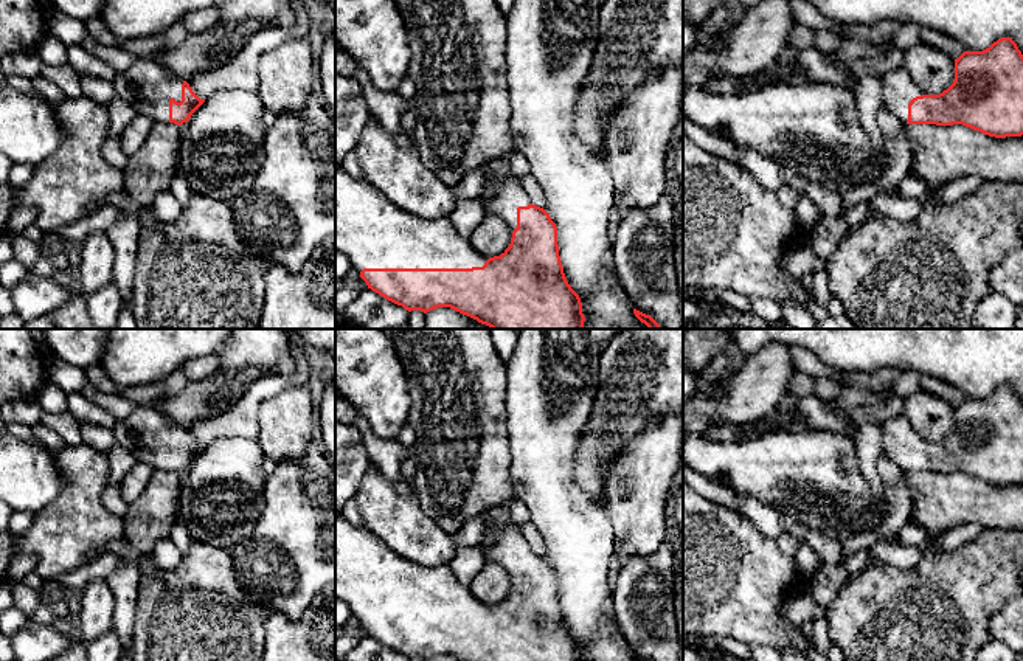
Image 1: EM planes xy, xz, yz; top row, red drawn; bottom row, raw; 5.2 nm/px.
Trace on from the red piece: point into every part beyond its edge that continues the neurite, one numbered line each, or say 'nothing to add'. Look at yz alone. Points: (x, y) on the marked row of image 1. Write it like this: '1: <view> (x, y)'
1: yz (898, 89)

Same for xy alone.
1: xy (148, 86)

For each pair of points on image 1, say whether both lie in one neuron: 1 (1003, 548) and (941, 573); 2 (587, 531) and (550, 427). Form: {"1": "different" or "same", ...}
{"1": "same", "2": "same"}

